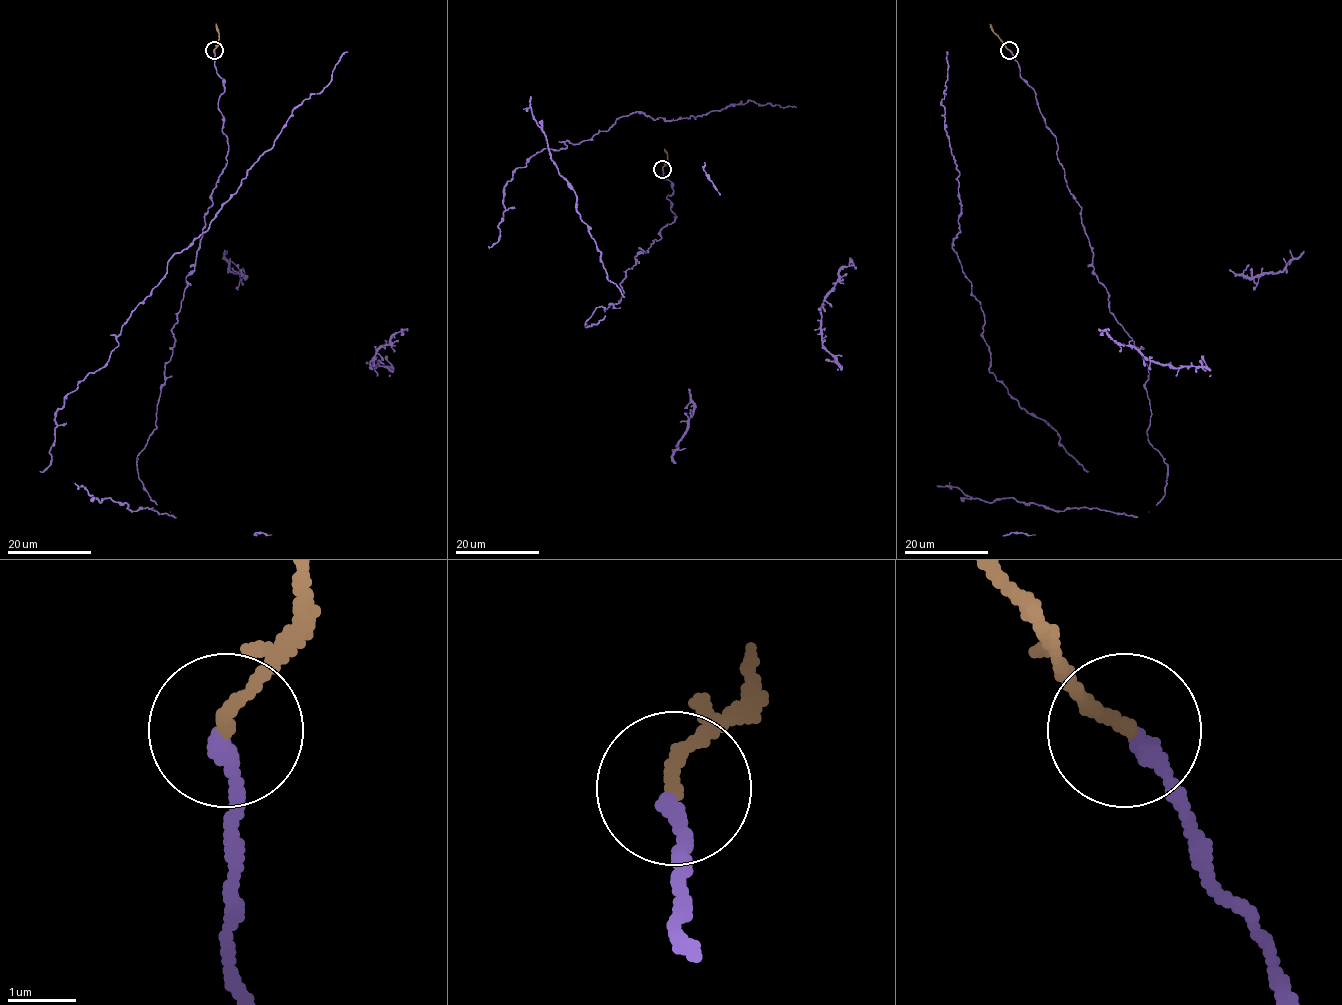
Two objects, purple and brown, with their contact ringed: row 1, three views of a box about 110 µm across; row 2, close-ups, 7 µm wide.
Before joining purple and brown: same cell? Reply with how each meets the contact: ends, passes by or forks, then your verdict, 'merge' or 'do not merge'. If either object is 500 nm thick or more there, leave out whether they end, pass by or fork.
purple ends; brown ends; merge

